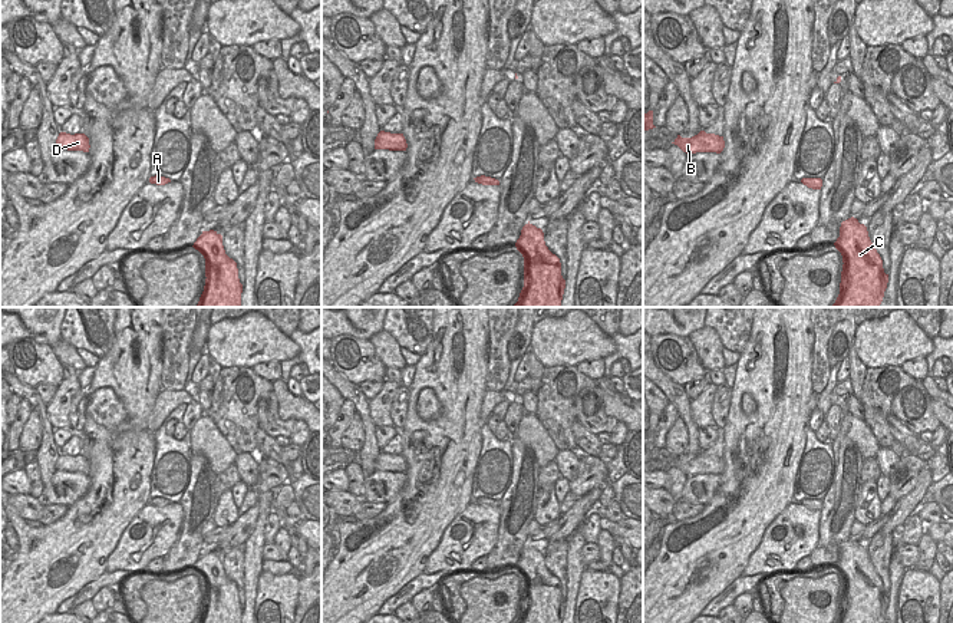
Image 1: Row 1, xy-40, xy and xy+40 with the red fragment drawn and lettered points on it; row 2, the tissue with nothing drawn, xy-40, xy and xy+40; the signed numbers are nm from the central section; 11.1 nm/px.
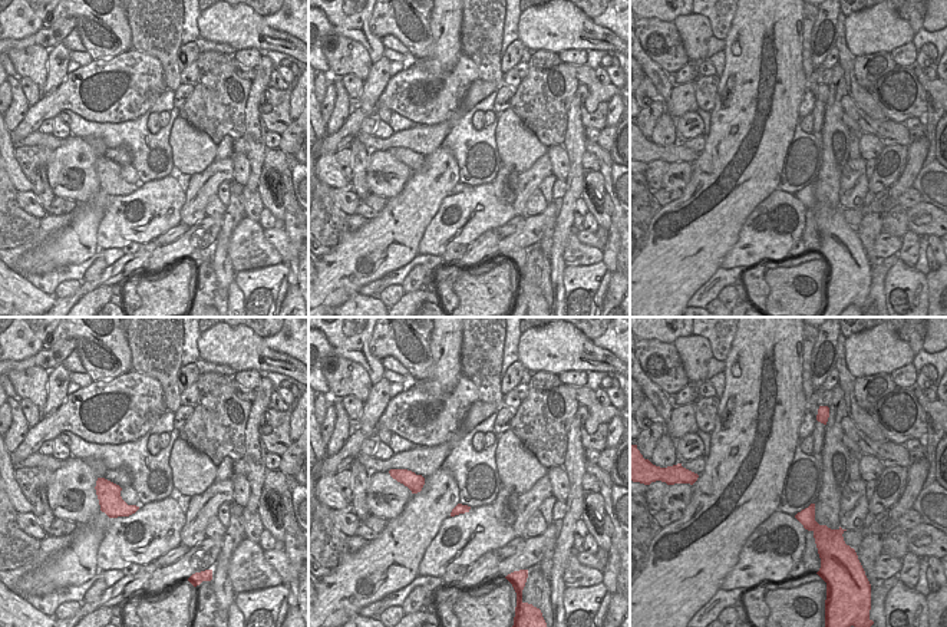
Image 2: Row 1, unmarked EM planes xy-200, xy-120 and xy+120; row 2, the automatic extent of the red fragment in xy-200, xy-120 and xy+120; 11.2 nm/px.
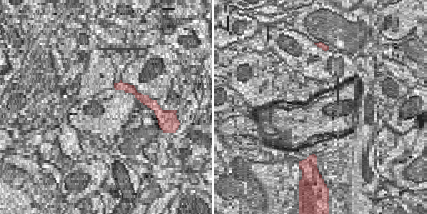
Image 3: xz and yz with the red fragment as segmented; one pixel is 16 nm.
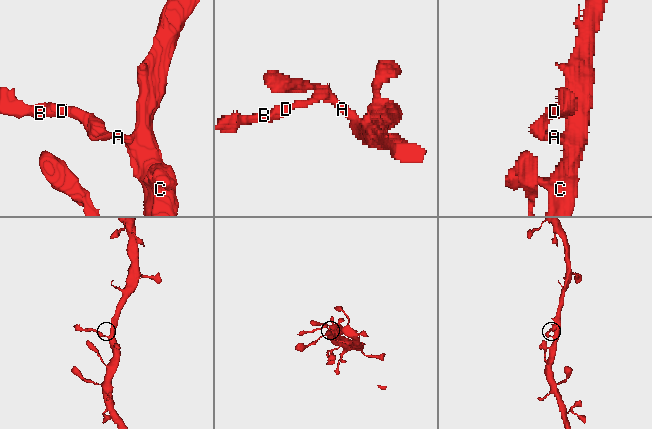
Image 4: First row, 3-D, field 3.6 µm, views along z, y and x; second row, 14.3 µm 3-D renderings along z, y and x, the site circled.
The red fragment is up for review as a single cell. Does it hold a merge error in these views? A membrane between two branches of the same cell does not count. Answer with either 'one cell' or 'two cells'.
one cell

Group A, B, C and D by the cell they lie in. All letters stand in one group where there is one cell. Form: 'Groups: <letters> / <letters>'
Groups: A B C D

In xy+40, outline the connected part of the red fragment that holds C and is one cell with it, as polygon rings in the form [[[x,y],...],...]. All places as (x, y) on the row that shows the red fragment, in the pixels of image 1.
[[[854,217],[842,221],[834,245],[844,264],[840,294],[832,307],[880,307],[888,274],[884,273],[867,227]]]

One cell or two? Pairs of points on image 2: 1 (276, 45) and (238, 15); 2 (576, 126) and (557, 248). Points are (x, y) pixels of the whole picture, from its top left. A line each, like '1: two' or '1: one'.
1: one
2: one

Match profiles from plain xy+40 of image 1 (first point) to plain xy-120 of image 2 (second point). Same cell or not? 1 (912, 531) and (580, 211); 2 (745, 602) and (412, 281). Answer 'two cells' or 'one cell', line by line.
1: one cell
2: one cell

